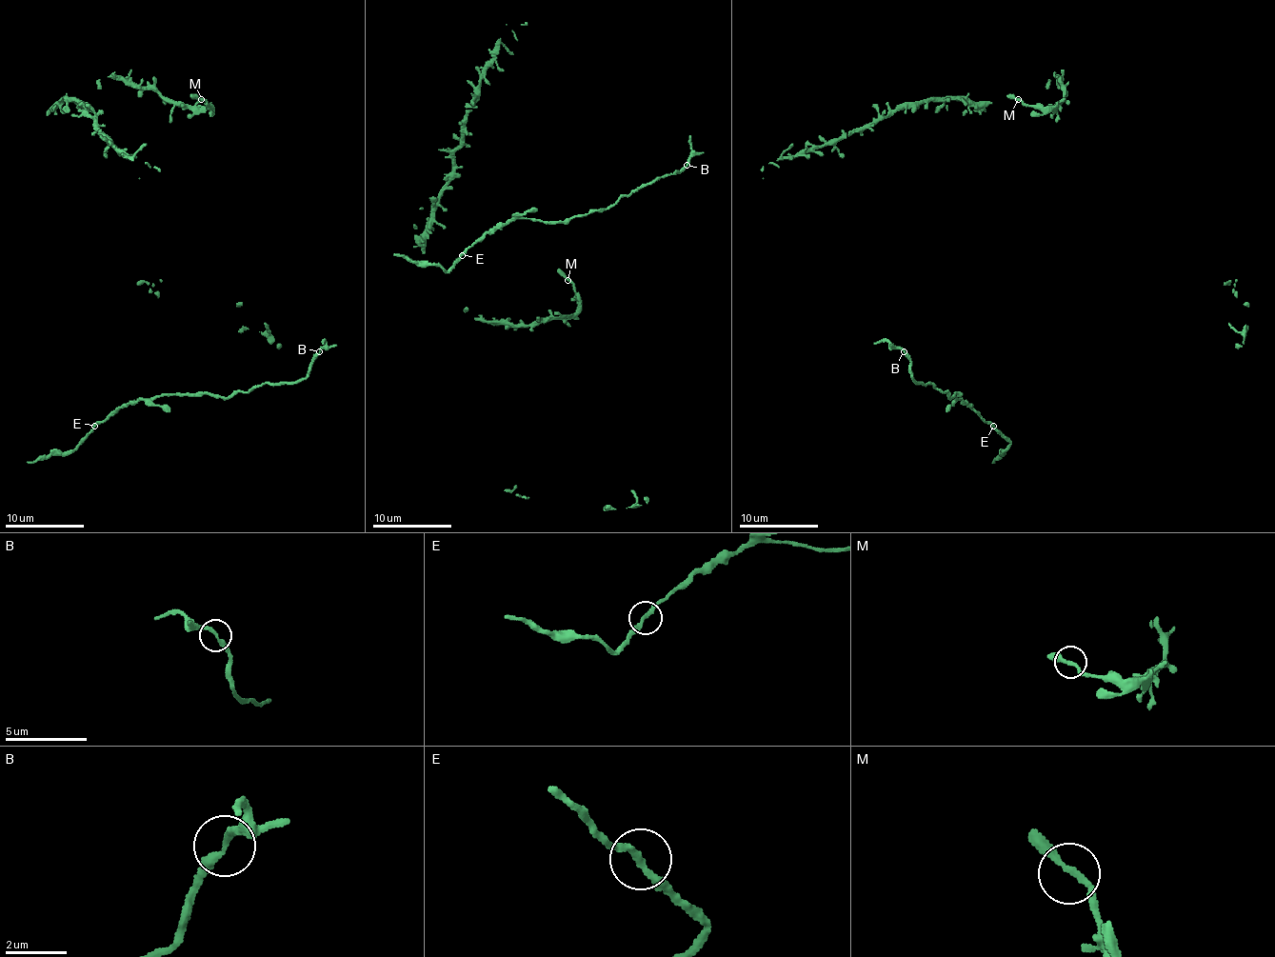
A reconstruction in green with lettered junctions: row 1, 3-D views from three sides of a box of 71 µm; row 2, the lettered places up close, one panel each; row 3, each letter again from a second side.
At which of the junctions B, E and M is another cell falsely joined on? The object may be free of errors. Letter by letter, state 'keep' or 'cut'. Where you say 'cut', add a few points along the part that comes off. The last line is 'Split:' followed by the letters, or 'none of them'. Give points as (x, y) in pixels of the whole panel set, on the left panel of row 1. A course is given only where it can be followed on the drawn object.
B: keep
E: keep
M: keep
Split: none of them

